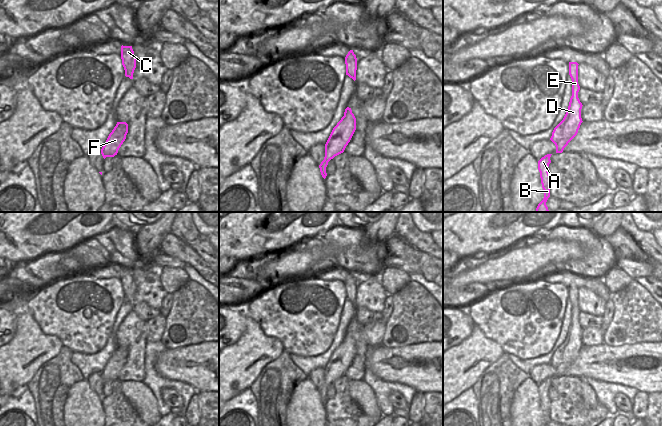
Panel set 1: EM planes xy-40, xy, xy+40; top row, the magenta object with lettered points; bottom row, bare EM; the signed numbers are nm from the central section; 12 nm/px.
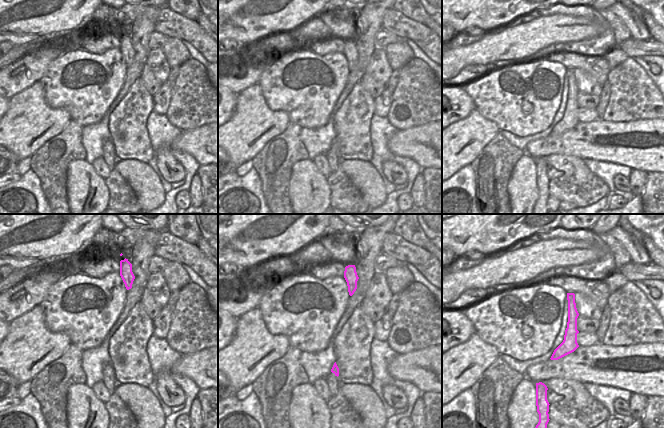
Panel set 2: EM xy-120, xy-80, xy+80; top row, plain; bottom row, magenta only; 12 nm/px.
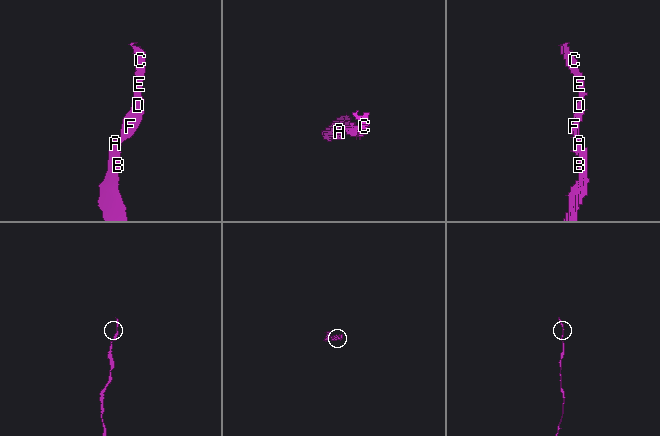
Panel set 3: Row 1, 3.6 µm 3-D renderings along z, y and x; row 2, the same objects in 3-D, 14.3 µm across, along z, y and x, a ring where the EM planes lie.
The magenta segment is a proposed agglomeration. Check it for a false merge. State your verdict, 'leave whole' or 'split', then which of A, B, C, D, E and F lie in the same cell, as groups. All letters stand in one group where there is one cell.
leave whole; A B C D E F

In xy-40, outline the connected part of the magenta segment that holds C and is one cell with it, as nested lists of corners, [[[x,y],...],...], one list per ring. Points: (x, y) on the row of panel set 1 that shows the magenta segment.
[[[121,46],[121,59],[125,70],[125,76],[133,79],[133,73],[136,68],[136,57],[132,46]]]

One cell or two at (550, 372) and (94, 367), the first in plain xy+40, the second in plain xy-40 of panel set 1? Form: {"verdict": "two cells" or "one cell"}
{"verdict": "two cells"}

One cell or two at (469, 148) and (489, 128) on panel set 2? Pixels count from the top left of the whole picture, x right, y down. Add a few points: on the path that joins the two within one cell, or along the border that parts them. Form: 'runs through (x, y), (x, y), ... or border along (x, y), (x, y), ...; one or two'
runs through (474, 143), (484, 133); one

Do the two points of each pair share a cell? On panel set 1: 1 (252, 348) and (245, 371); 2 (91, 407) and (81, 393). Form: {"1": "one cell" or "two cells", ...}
{"1": "one cell", "2": "one cell"}

